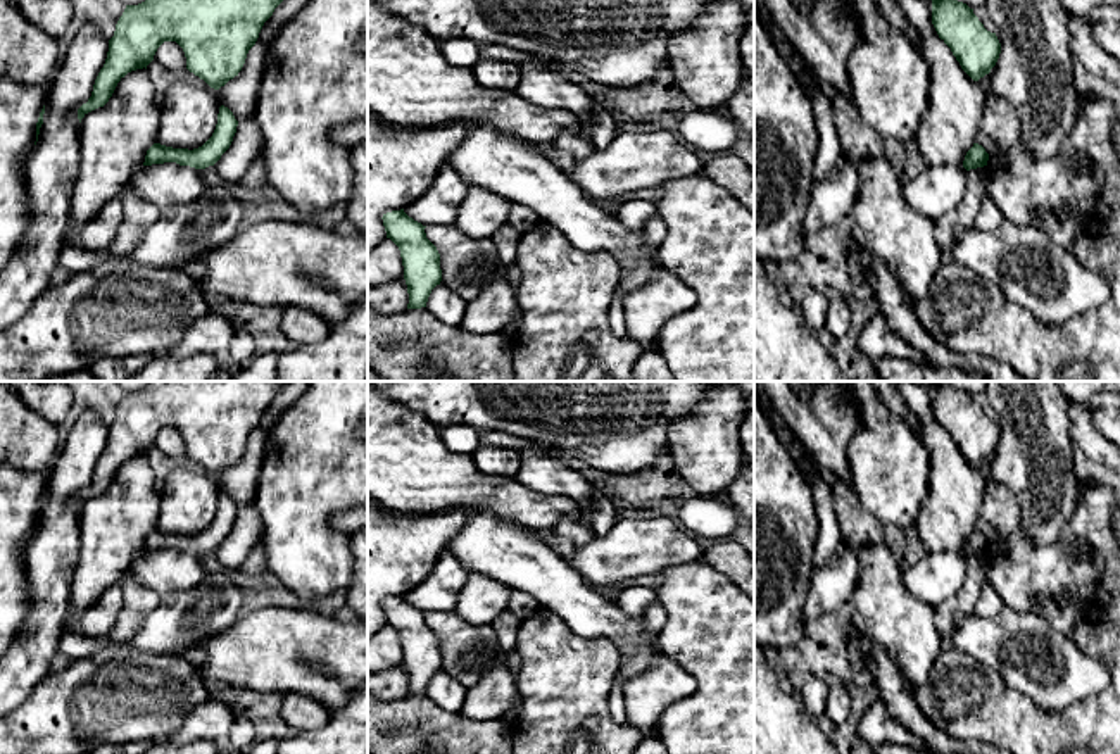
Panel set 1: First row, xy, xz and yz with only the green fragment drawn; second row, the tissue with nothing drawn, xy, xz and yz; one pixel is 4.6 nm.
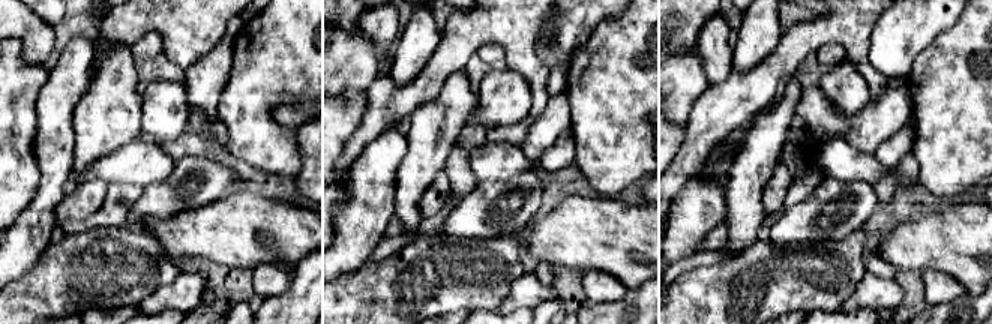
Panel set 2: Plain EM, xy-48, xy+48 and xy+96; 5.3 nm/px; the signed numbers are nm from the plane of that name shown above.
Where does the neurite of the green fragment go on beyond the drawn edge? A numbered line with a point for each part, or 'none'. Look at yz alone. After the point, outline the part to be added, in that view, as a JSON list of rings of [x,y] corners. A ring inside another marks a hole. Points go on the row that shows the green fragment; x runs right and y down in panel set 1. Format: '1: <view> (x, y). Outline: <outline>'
none

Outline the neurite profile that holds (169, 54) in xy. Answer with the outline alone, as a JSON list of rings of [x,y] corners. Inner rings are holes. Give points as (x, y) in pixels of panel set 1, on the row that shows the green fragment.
[[[164,41],[157,48],[154,60],[157,60],[167,71],[186,69],[185,52],[176,41]]]

